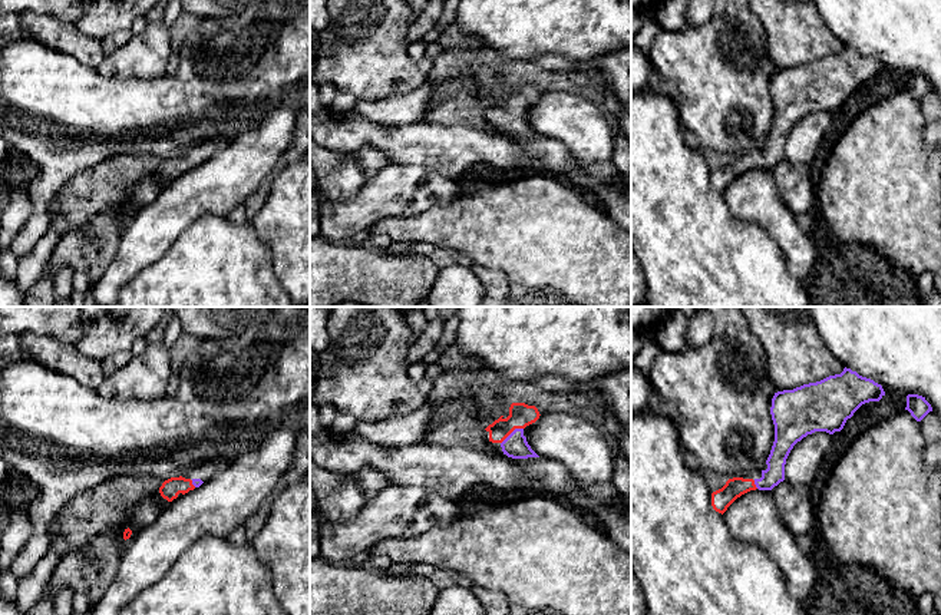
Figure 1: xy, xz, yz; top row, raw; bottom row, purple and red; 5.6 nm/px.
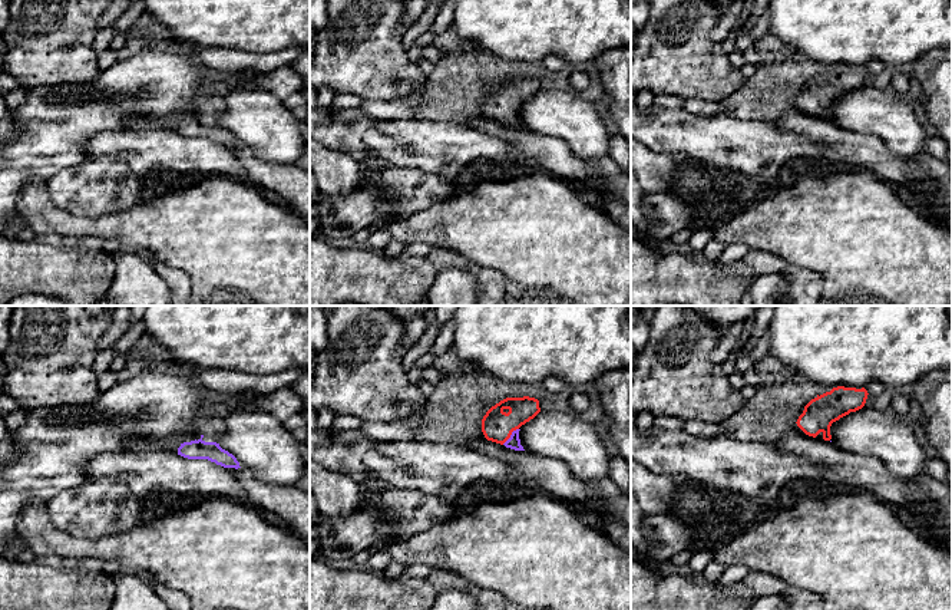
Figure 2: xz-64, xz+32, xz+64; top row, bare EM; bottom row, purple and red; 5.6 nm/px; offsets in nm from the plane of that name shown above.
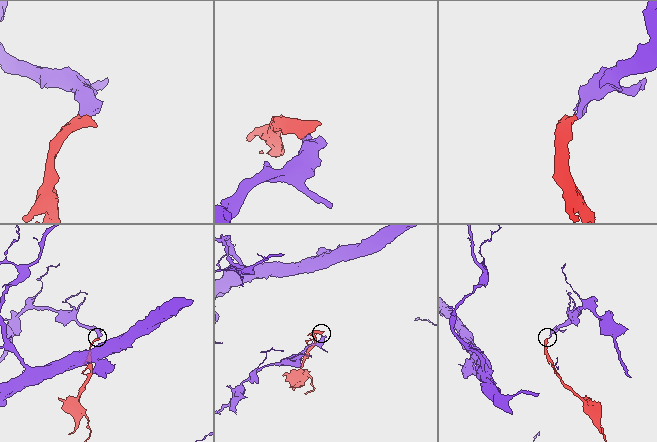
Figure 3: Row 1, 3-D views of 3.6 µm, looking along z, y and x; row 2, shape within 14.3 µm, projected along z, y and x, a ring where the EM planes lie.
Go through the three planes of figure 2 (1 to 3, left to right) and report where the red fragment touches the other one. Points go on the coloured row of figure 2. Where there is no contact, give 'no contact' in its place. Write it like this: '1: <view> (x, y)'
1: no contact
2: xz+32 (511, 435)
3: no contact

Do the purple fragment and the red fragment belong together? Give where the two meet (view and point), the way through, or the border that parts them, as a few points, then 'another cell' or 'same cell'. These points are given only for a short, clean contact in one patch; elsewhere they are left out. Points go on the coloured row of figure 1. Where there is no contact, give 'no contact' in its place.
xz (511, 433) | across xz (515, 446), (511, 433), (521, 415) | same cell

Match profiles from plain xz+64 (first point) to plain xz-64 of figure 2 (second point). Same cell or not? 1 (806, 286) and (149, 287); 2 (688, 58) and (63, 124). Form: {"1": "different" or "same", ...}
{"1": "different", "2": "different"}

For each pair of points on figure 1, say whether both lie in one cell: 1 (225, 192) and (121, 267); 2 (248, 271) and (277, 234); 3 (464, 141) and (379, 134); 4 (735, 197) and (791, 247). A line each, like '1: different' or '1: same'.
1: same
2: different
3: same
4: same

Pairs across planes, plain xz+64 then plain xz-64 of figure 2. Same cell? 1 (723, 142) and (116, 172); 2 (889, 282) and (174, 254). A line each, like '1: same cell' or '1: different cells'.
1: different cells
2: same cell

